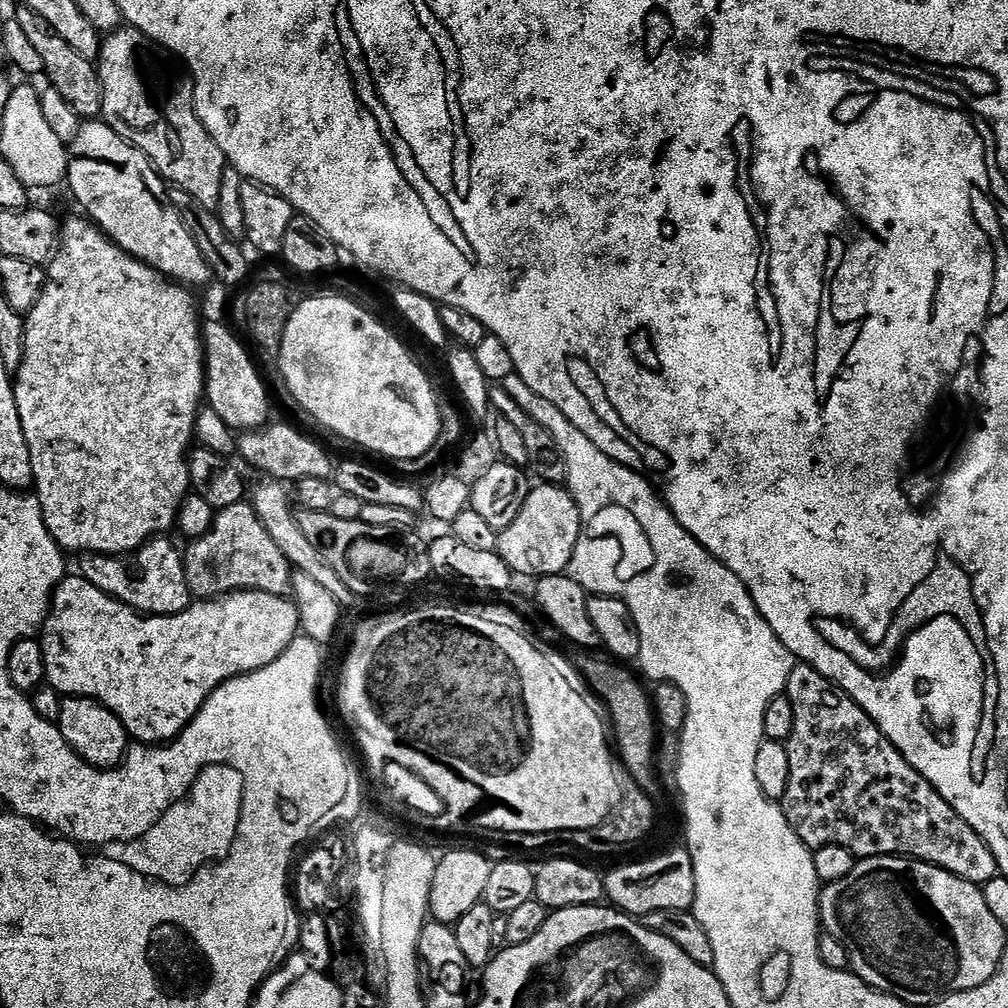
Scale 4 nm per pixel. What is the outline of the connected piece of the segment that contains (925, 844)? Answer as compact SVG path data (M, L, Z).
M800 662L793 667L792 673L788 675L786 695L788 701L792 704L792 732L786 741L788 757L790 758L790 782L782 801L782 807L784 813L788 816L788 821L792 824L792 829L798 834L798 838L802 838L802 842L806 847L815 850L833 844L850 850L853 856L857 858L902 856L913 860L922 860L926 864L935 864L936 867L946 870L960 879L965 879L966 882L979 886L989 884L990 881L996 879L998 875L996 859L986 846L986 842L982 842L980 835L972 831L971 826L953 810L950 802L946 802L946 798L942 798L942 794L938 794L938 790L934 790L934 786L930 786L930 782L926 782L926 778L922 778L922 774L918 774L918 770L914 770L914 766L910 766L910 762L906 762L906 758L902 758L902 754L885 738L877 724L871 722L848 724L851 720L863 721L865 714L862 709L853 706L852 699L845 696L837 685L825 678L818 670L811 668L810 665Z

